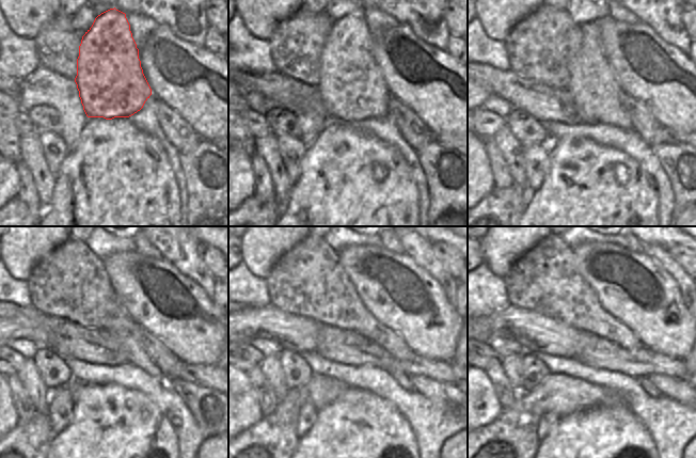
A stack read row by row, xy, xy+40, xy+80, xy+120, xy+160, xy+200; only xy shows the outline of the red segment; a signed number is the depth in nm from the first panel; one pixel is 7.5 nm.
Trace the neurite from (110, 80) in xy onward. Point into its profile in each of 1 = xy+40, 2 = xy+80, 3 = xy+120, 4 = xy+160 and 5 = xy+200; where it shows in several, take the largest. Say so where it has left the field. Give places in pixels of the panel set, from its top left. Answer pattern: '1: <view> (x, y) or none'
1: xy+40 (352, 89)
2: xy+80 (597, 95)
3: xy+120 (113, 317)
4: xy+160 (404, 380)
5: xy+200 (645, 384)

